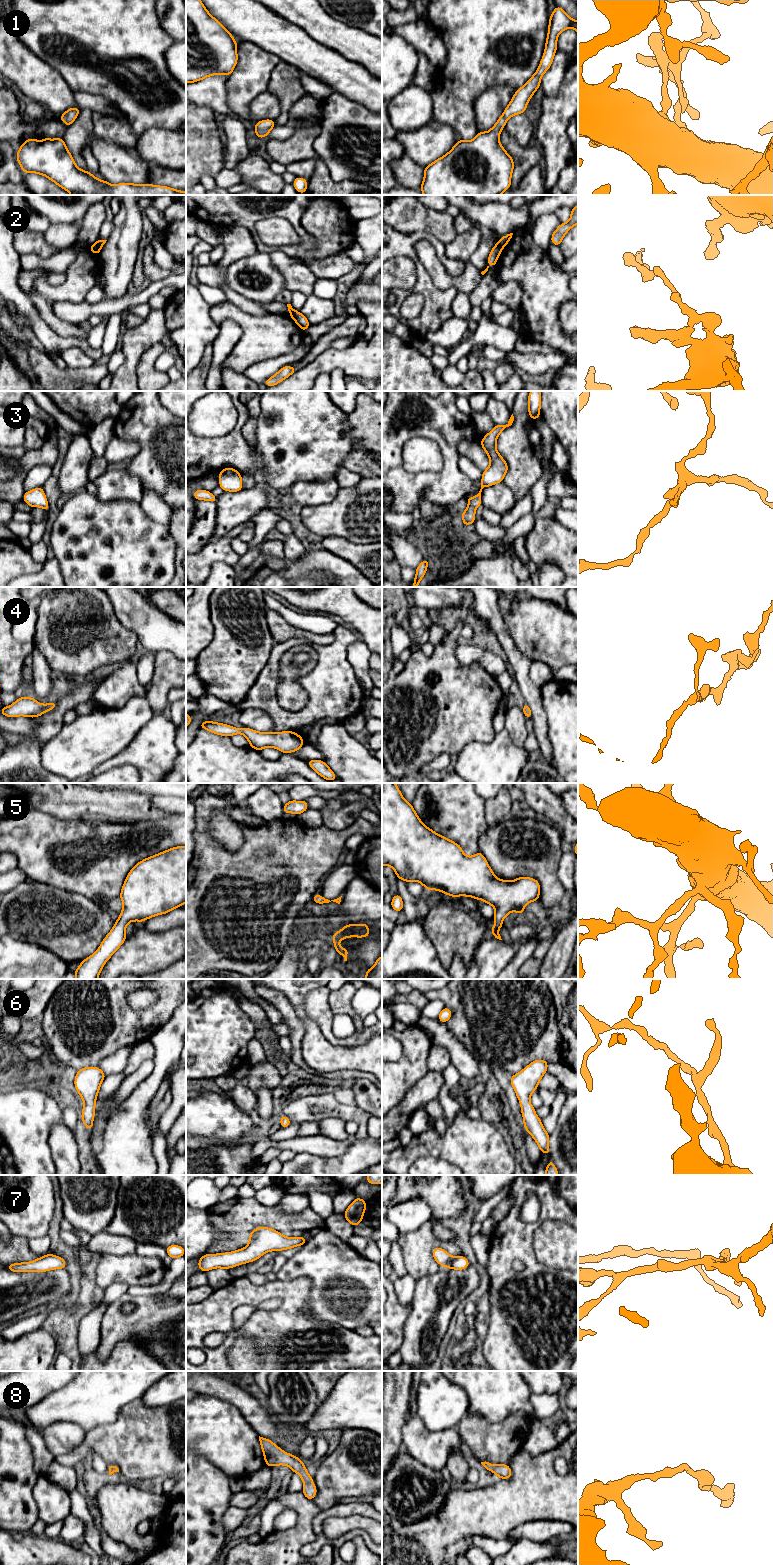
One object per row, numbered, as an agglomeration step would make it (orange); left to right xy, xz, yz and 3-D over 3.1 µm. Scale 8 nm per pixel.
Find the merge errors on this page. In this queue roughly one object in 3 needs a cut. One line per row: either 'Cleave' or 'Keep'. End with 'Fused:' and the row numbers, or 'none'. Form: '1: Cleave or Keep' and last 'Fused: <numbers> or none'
1: Keep
2: Cleave
3: Keep
4: Keep
5: Keep
6: Keep
7: Keep
8: Keep
Fused: 2

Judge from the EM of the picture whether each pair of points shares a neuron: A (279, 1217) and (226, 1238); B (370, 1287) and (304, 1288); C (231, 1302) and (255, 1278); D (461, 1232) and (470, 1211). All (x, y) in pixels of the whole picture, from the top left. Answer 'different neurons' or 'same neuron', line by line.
A: same neuron
B: different neurons
C: different neurons
D: same neuron

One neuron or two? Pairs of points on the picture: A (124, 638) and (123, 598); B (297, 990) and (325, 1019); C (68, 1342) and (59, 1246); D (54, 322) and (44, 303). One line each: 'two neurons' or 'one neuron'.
A: two neurons
B: two neurons
C: one neuron
D: one neuron

